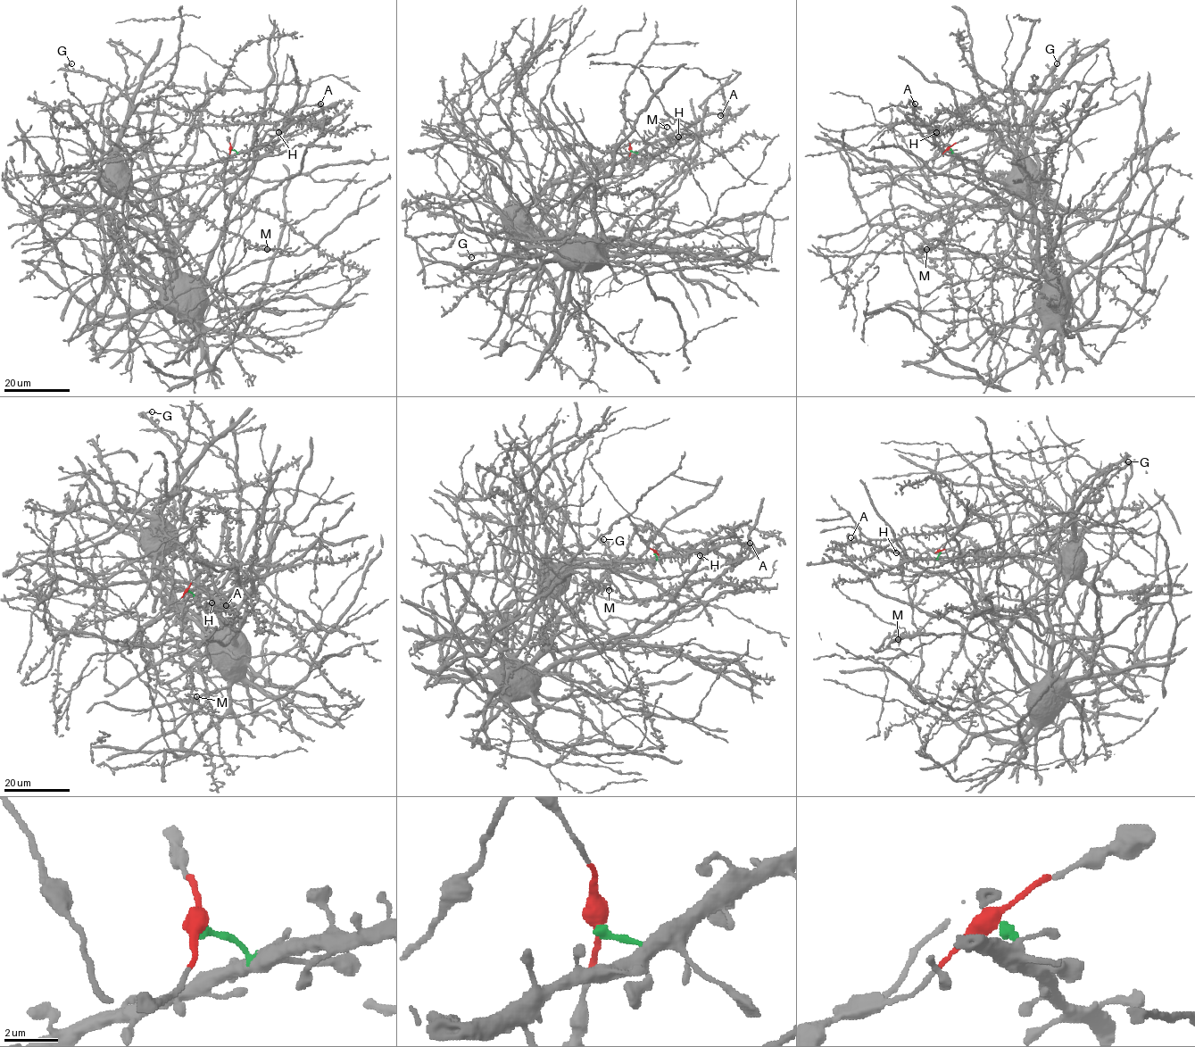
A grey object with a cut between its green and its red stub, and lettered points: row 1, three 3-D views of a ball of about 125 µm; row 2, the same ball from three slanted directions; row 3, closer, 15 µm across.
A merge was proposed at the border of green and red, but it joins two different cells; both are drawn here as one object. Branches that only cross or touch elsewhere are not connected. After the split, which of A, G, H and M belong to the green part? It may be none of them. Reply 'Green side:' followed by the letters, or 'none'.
Green side: A, G, H, M

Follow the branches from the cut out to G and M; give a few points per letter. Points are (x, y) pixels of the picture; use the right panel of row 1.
G: (950, 148), (967, 168), (987, 178), (1008, 183), (1025, 145), (1033, 113), (1044, 100), (1057, 63)
M: (950, 148), (967, 168), (987, 178), (1028, 186), (1041, 195), (981, 206), (940, 234), (940, 241), (927, 249)

